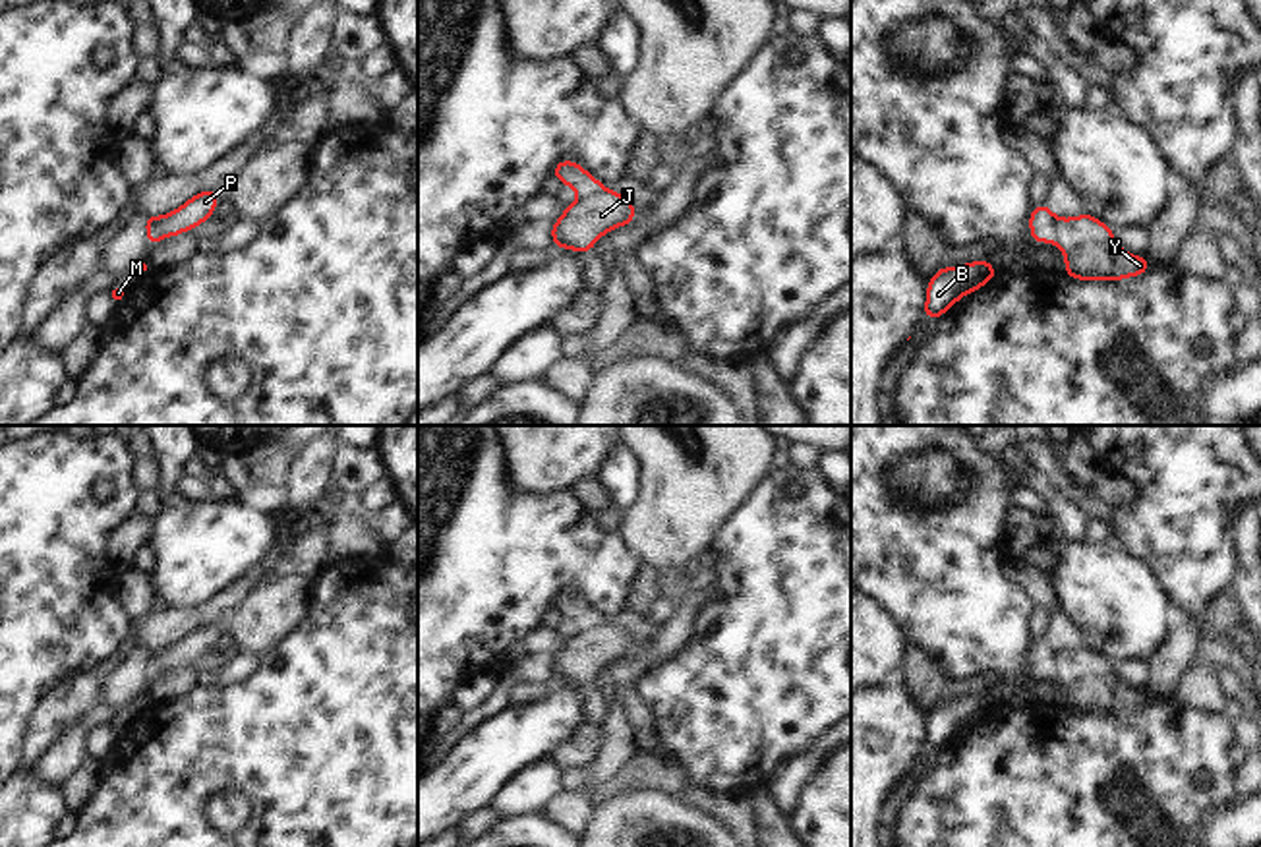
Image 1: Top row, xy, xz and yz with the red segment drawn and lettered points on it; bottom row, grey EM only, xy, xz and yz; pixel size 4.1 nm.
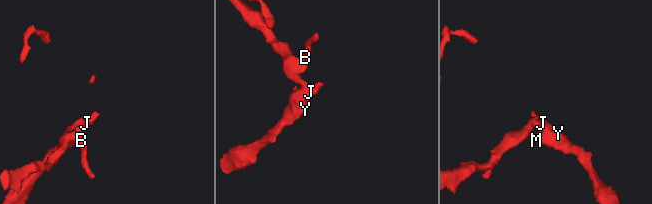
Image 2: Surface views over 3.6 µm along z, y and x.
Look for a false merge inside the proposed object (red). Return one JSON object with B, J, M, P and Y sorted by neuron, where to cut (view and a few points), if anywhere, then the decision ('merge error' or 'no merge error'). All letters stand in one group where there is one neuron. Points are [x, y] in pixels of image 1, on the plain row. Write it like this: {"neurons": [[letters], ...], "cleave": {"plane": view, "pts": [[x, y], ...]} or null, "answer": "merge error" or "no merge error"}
{"neurons": [["B"], ["J", "M", "P", "Y"]], "cleave": {"plane": "xz", "pts": [[604, 621], [581, 629]]}, "answer": "merge error"}

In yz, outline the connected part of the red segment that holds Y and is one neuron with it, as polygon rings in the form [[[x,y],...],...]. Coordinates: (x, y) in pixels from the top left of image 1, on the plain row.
[[[1089,646],[1058,652],[1054,677],[1066,686],[1064,706],[1079,714],[1122,714],[1143,708],[1151,698],[1114,677],[1114,663]]]

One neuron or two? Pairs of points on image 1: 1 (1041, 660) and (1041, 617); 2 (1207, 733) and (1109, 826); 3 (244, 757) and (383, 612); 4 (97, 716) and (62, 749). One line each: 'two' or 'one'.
1: two
2: one
3: one
4: one

